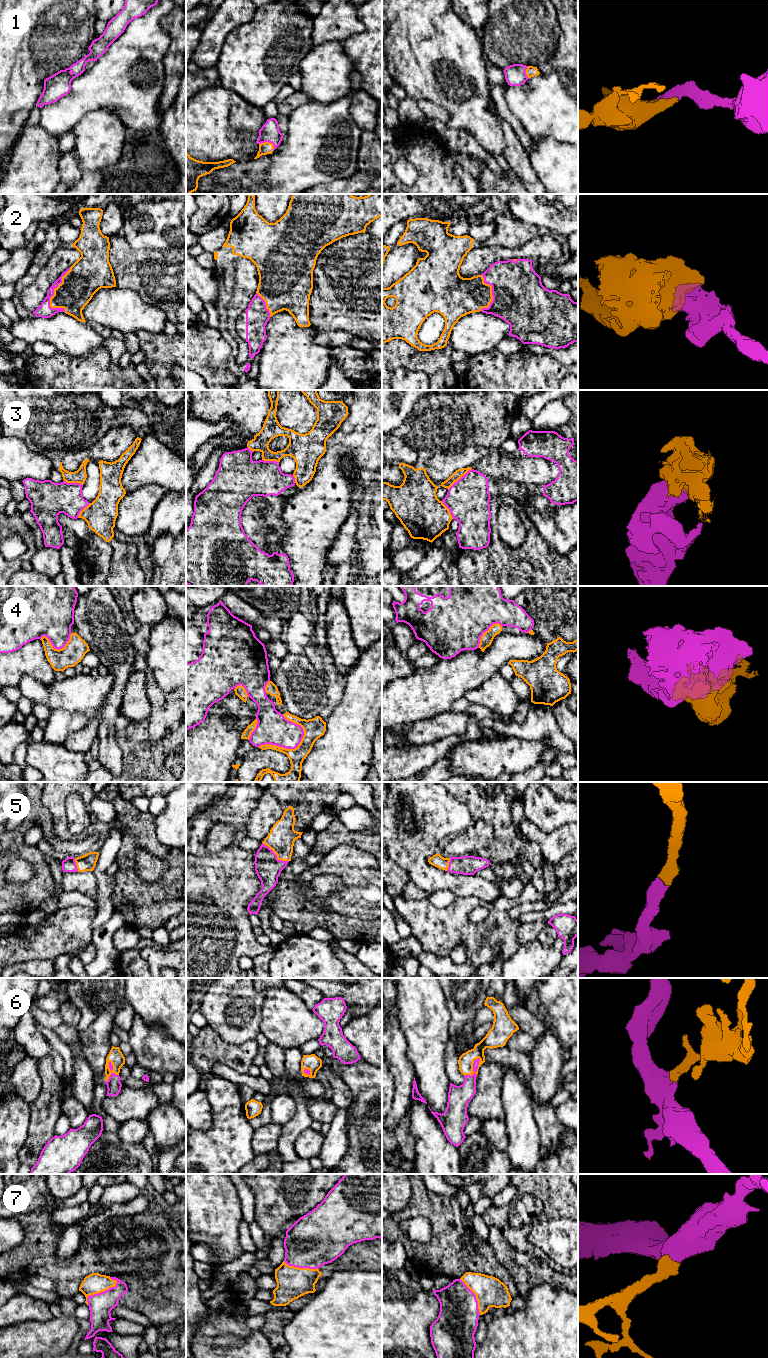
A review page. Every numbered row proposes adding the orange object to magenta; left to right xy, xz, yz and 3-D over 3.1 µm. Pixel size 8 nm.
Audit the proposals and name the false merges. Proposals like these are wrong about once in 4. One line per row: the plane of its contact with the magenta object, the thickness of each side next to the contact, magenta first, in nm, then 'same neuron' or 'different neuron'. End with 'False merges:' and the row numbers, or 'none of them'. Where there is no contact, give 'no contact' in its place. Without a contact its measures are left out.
1: meets magenta in xz; 150 nm thick on the magenta side, 100 nm on the other; same neuron
2: meets magenta in xy; 110 nm thick on the magenta side, 280 nm on the other; same neuron
3: meets magenta in yz; 340 nm thick on the magenta side, 70 nm on the other; different neuron
4: meets magenta in xz; 260 nm thick on the magenta side, 140 nm on the other; different neuron
5: meets magenta in xz; 200 nm thick on the magenta side, 220 nm on the other; same neuron
6: meets magenta in yz; 180 nm thick on the magenta side, 120 nm on the other; same neuron
7: meets magenta in xy; 190 nm thick on the magenta side, 170 nm on the other; same neuron
False merges: 3, 4

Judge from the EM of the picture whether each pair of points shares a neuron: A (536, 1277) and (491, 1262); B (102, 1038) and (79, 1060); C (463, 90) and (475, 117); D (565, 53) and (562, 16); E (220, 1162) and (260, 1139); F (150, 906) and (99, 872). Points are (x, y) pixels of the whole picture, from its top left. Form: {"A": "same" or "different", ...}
{"A": "different", "B": "different", "C": "same", "D": "same", "E": "different", "F": "different"}

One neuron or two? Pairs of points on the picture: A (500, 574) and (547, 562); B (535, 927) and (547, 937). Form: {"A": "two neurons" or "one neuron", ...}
{"A": "one neuron", "B": "two neurons"}

